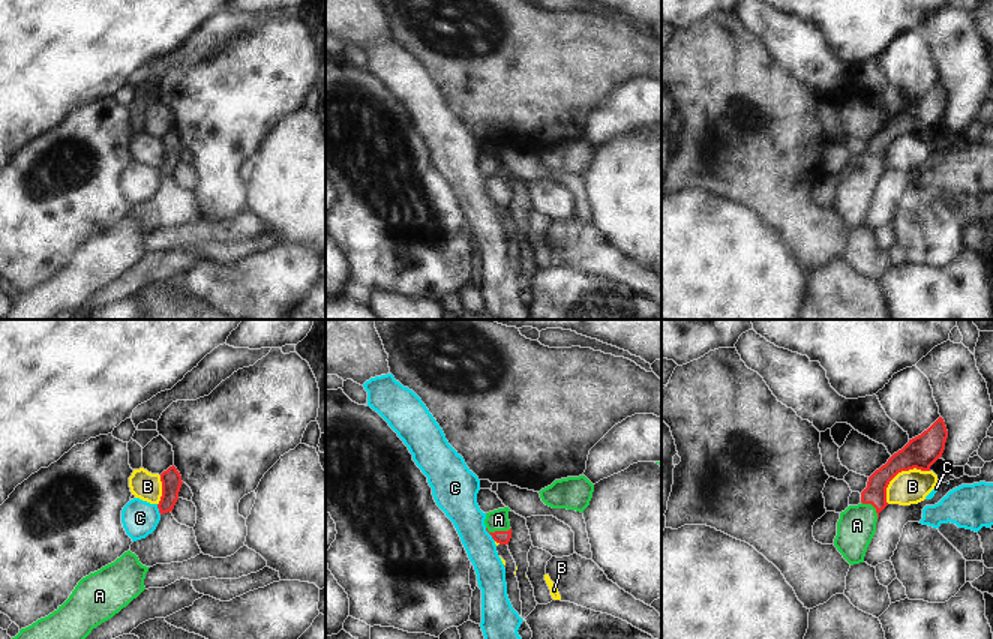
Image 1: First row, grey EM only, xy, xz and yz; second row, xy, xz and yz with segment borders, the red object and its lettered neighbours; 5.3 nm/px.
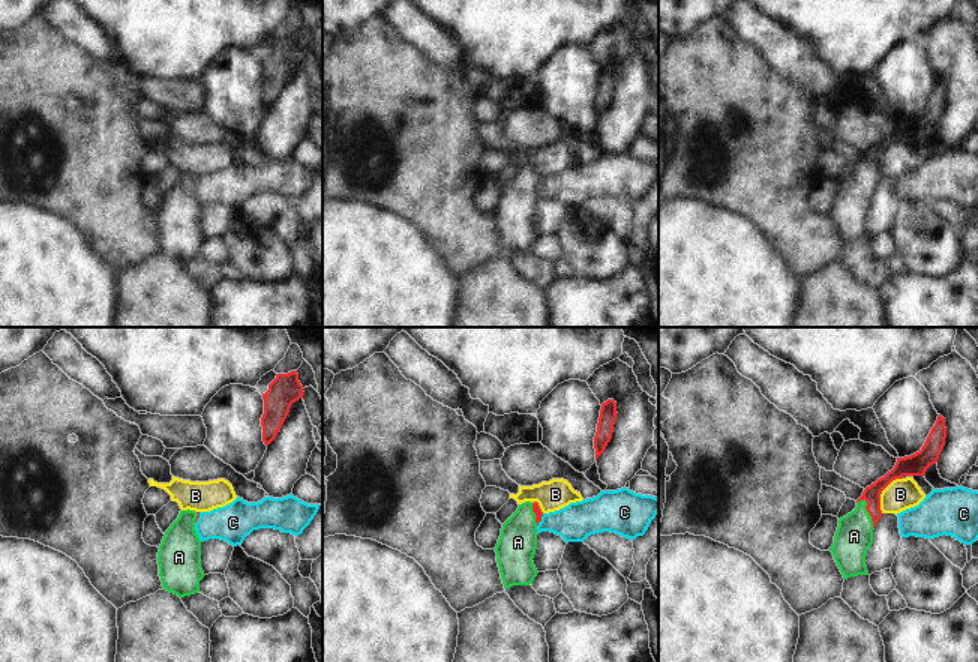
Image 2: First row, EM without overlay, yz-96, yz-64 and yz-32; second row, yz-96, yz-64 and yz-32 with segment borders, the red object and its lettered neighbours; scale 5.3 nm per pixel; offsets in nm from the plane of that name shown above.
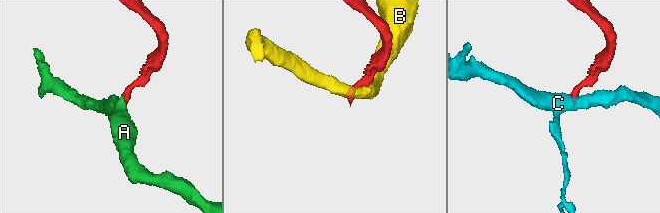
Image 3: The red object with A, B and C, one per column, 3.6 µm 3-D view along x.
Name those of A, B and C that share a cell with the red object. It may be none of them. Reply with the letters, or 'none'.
A

